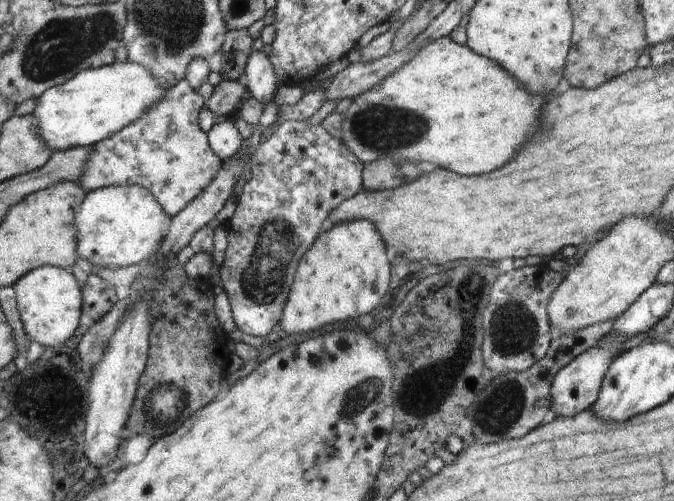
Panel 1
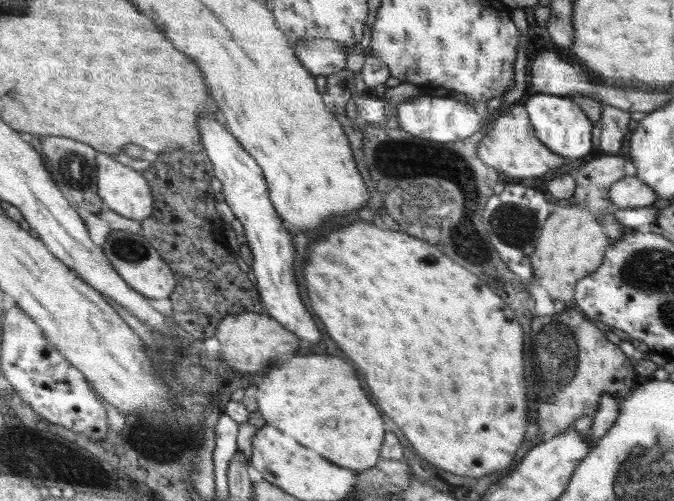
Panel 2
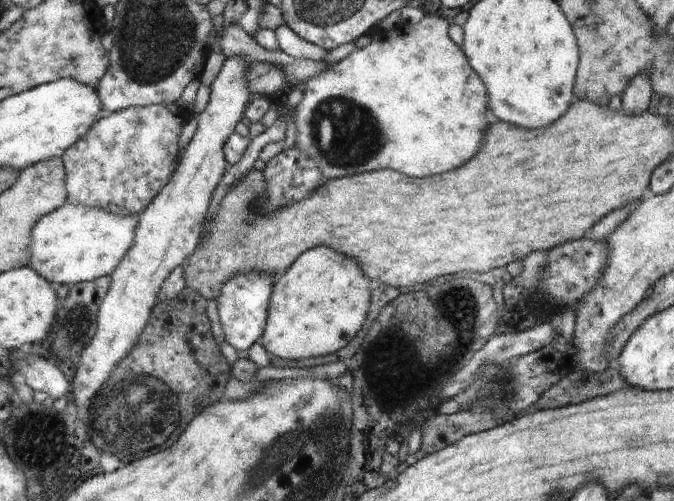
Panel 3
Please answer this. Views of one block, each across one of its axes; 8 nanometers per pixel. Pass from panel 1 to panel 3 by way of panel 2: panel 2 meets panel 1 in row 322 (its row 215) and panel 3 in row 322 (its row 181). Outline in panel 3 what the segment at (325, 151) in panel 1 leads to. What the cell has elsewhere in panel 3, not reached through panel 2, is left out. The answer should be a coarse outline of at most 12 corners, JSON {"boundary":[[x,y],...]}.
{"boundary":[[232,276],[216,296],[224,340],[248,351],[267,328],[277,277]]}

